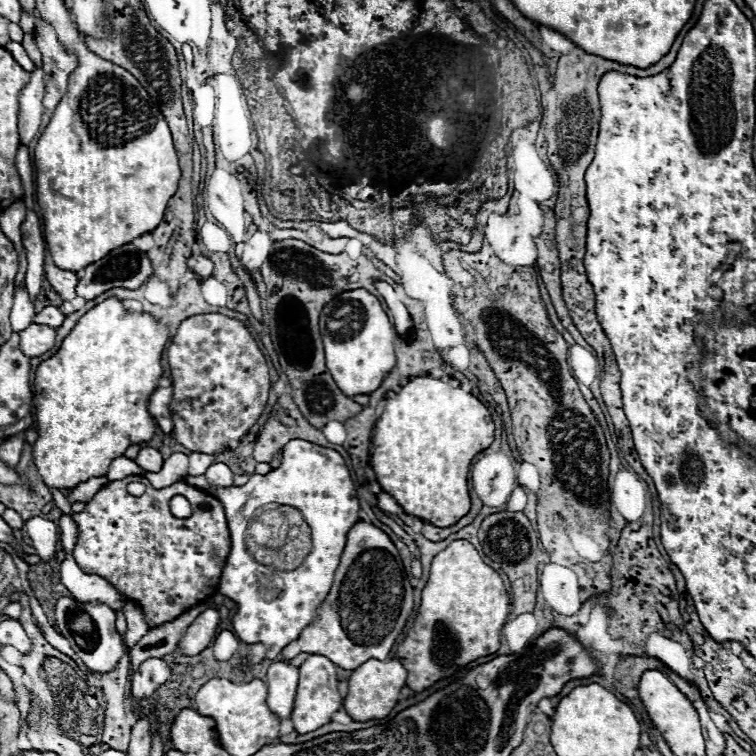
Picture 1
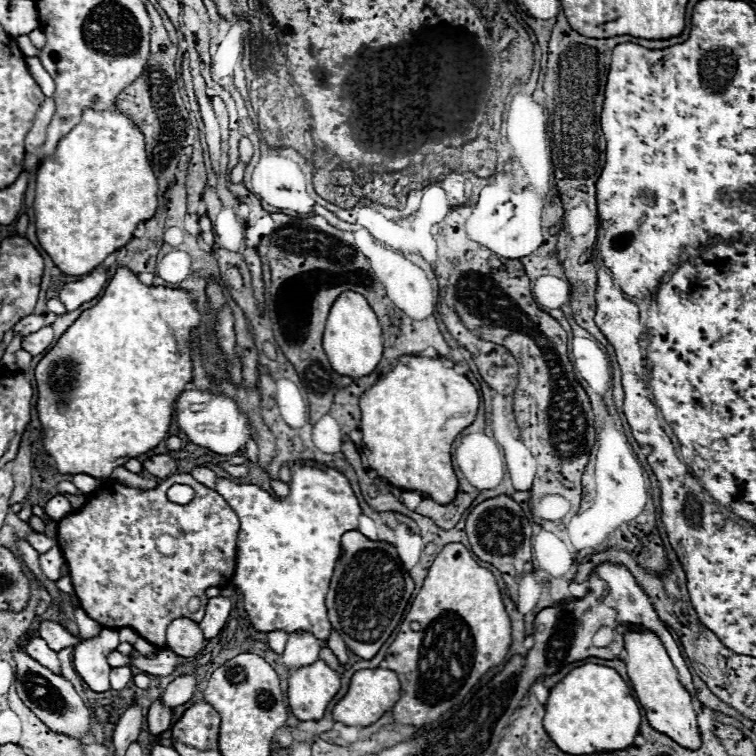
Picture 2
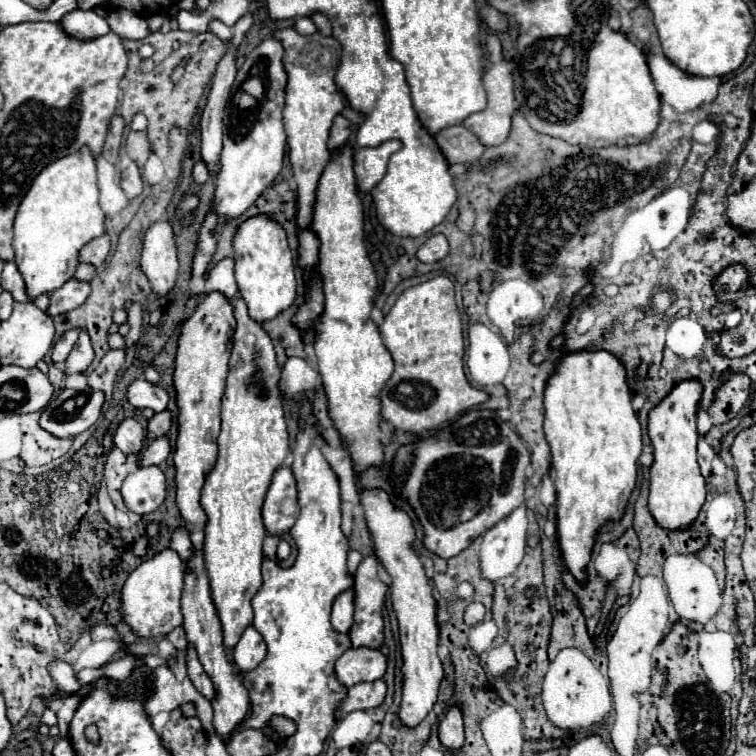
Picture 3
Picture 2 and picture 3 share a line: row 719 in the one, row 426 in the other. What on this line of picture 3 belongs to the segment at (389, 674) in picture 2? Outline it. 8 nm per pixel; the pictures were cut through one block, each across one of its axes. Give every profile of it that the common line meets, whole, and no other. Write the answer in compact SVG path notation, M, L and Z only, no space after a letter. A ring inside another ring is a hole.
M350 150L332 154L334 158L318 184L312 224L320 238L320 264L316 270L324 280L324 314L316 324L314 350L328 398L328 414L346 444L354 470L360 474L384 462L378 396L394 372L394 362L382 344L378 326L370 320L378 280L364 246L364 212L352 172L352 154Z

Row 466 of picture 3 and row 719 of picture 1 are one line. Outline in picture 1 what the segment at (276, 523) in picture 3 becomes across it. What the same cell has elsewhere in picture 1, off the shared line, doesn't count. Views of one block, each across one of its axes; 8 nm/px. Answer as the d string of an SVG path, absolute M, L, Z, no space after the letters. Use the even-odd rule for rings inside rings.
M286 660L276 662L268 668L268 706L280 718L288 720L294 708L294 696L298 686L298 668L290 666Z

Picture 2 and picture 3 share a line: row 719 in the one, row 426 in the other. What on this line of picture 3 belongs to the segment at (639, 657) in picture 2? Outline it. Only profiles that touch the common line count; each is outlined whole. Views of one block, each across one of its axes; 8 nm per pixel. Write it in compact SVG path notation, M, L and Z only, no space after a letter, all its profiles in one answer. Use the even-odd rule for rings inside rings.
M696 378L680 380L648 414L648 436L654 448L654 462L650 466L648 508L658 526L668 530L688 528L696 520L706 500L706 482L696 462L696 412L700 396L702 384Z

